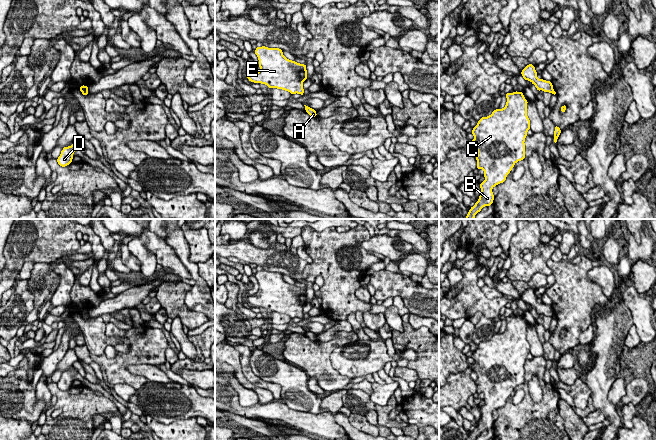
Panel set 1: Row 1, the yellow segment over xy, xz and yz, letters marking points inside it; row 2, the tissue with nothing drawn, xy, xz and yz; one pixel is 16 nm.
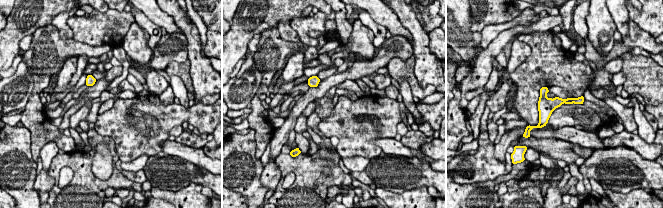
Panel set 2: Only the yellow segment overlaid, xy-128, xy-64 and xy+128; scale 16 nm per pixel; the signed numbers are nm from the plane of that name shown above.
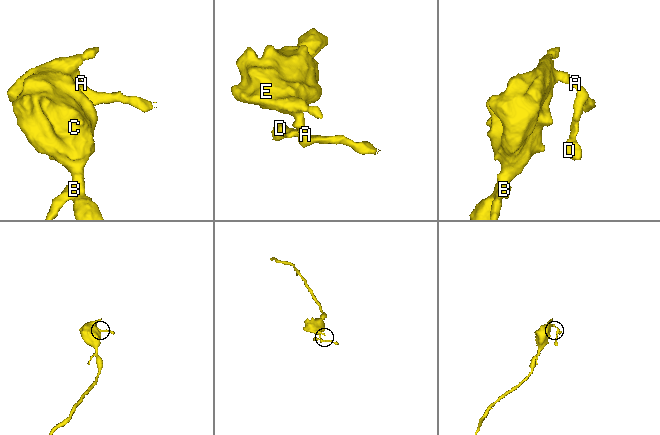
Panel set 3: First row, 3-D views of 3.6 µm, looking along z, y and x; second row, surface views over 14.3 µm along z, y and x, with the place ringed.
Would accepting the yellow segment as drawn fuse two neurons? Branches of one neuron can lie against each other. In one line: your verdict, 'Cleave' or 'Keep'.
Cleave

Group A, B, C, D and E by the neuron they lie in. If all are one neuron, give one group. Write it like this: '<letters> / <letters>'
A D / B C E

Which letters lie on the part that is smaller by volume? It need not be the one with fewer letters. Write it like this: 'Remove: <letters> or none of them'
Remove: A, D

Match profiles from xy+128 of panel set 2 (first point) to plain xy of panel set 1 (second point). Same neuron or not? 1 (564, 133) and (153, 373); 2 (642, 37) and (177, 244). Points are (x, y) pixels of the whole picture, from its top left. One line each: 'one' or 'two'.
1: one
2: two

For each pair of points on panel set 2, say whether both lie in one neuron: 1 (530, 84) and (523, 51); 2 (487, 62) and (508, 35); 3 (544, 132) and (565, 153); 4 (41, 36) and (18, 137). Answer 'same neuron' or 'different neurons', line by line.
1: different neurons
2: same neuron
3: different neurons
4: different neurons

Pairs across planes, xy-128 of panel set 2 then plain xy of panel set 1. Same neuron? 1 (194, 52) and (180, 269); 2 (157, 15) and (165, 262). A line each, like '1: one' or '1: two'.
1: two
2: one

